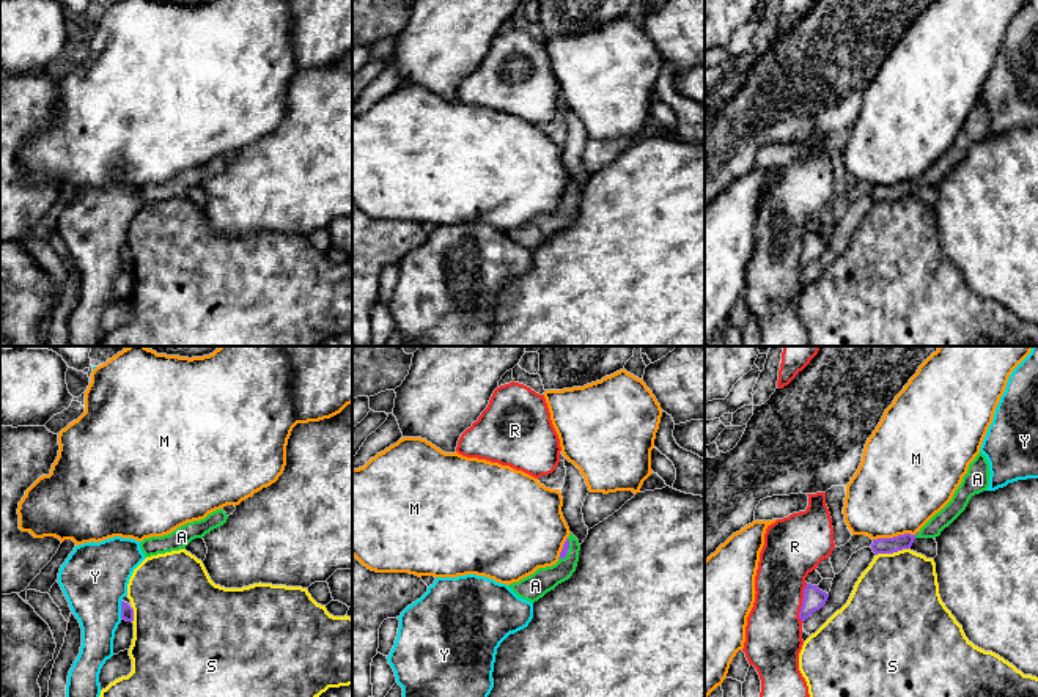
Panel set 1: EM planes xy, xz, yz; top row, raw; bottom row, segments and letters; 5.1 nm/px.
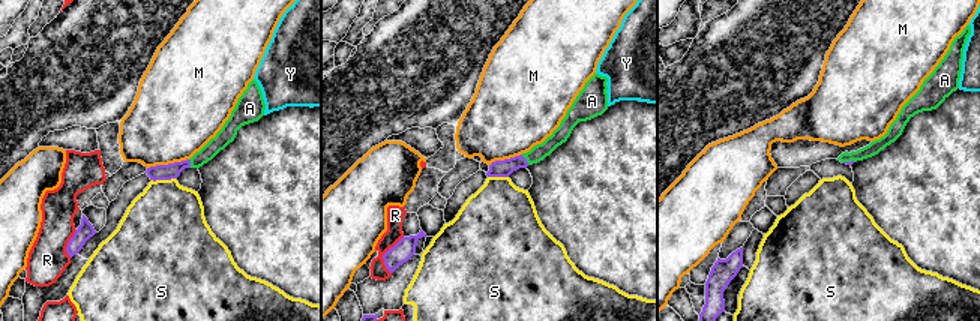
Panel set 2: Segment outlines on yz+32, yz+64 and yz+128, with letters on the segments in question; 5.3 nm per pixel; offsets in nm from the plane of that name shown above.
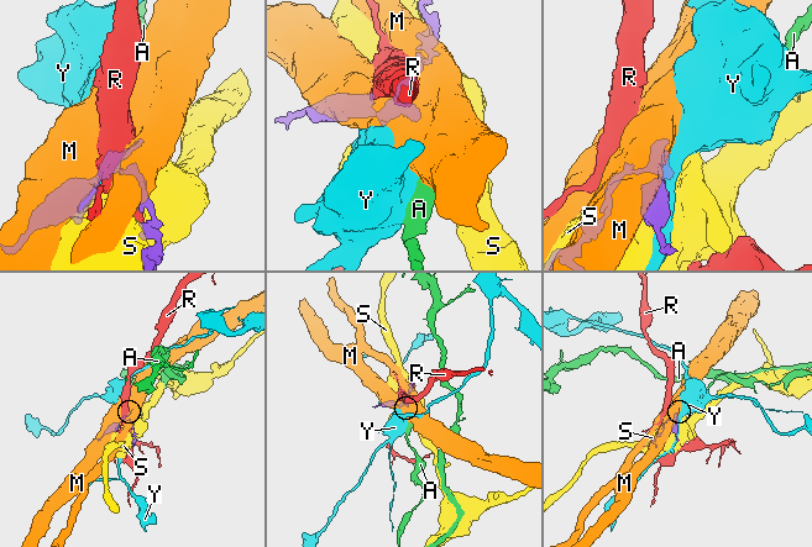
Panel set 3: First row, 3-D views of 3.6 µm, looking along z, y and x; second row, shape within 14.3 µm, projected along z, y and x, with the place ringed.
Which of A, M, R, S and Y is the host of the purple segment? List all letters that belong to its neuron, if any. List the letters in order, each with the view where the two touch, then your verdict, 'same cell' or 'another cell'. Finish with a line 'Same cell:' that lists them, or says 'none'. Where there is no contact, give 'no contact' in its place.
A: xz | same cell
M: yz | another cell
R: yz | another cell
S: yz | another cell
Y: xy | another cell
Same cell: A

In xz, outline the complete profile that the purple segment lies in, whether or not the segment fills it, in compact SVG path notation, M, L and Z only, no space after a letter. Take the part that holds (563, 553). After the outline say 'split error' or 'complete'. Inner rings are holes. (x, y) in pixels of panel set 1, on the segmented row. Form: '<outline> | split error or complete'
M569 533L555 565L538 568L533 574L519 582L513 582L508 587L522 599L530 603L538 601L547 592L554 590L558 584L572 576L579 562L579 551L579 540Z | split error

